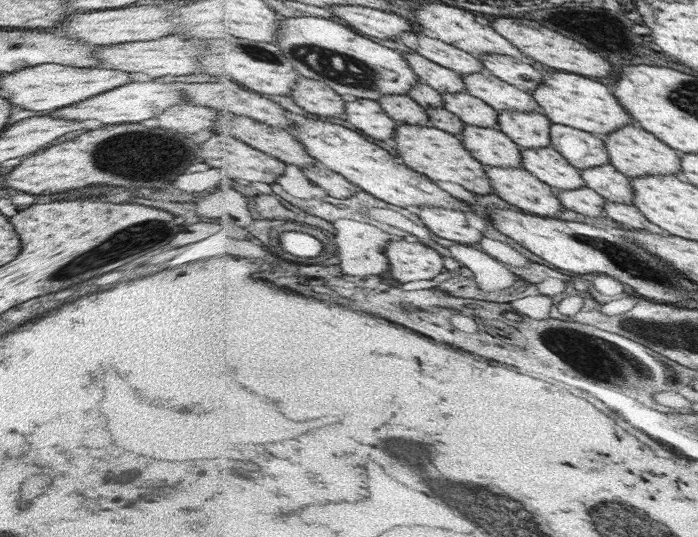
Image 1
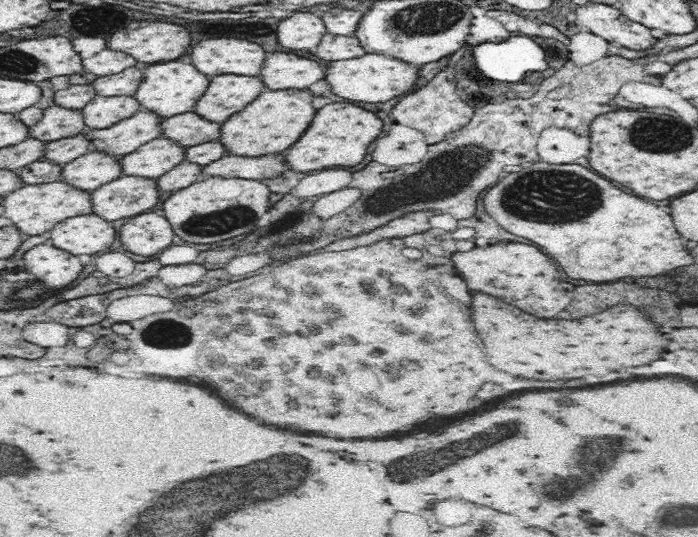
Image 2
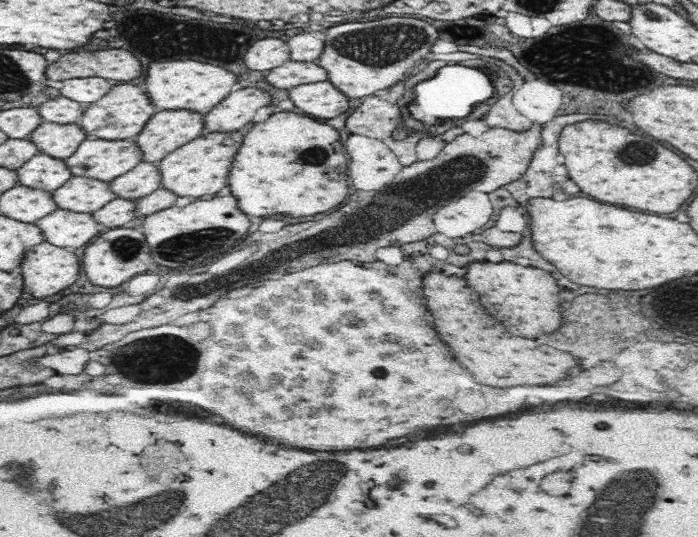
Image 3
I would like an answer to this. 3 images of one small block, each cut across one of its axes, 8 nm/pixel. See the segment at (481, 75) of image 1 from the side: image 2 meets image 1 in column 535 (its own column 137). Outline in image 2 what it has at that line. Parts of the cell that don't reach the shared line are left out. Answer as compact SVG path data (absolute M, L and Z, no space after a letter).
M96 95L82 110L87 130L110 128L141 110L138 99L132 95Z

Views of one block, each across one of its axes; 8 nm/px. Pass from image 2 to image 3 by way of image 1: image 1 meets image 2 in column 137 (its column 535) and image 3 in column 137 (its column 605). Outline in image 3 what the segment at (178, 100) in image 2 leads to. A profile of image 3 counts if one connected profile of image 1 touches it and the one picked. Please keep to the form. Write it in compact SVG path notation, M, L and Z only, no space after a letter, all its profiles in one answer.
M120 83L120 86L114 85L106 96L102 96L100 100L86 106L84 114L76 120L76 124L83 127L84 132L87 133L87 138L104 140L132 139L143 131L148 120L157 111L151 97L140 86Z

